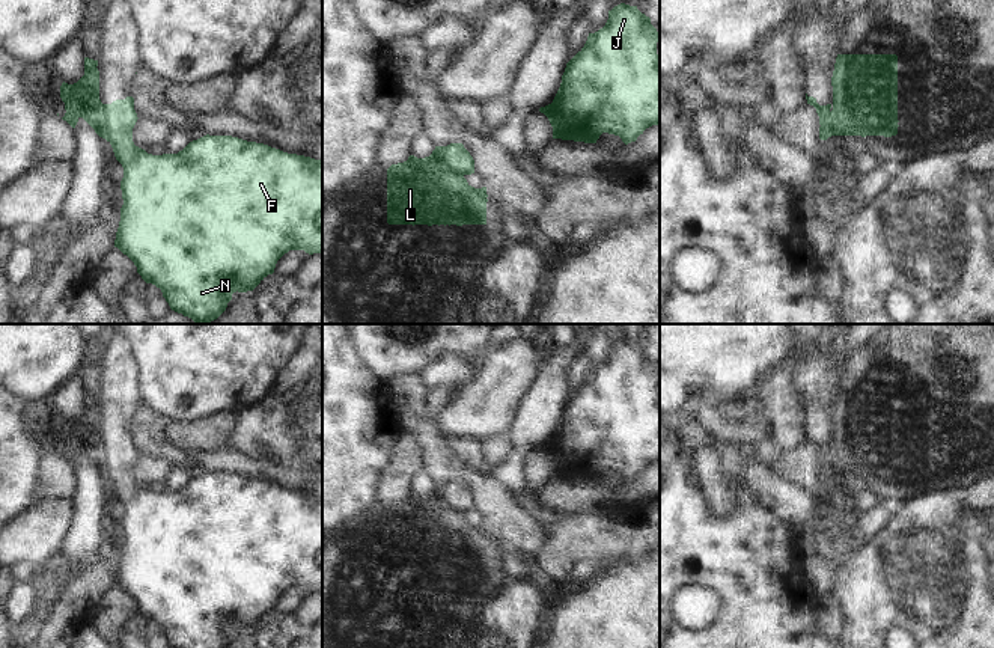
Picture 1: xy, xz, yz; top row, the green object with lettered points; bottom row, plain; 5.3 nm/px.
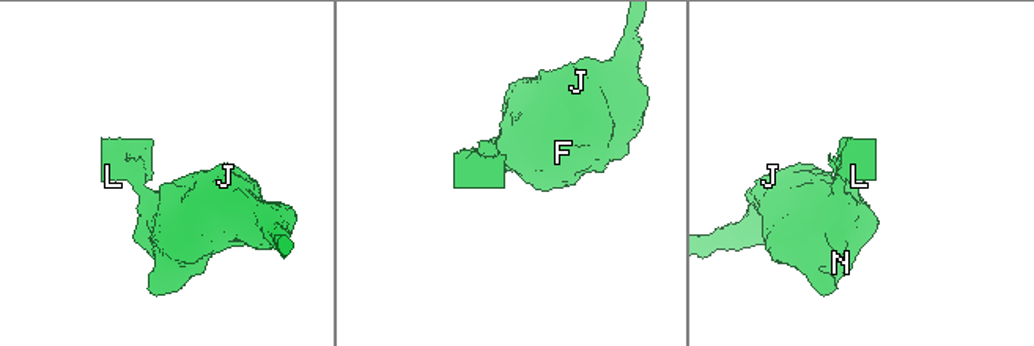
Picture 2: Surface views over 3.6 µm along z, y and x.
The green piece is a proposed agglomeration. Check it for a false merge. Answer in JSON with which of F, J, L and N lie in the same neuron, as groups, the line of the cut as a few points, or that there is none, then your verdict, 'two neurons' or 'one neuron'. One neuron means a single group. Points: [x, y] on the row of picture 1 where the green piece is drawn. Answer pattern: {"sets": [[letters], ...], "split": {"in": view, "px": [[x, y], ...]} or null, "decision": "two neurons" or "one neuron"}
{"sets": [["F", "J", "N"], ["L"]], "split": {"in": "xz", "px": [[442, 146], [442, 160], [452, 171], [463, 175]]}, "decision": "two neurons"}

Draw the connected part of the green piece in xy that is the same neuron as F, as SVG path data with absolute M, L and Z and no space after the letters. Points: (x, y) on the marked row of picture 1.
M134 98L101 104L105 140L123 167L123 205L114 247L127 255L146 283L161 289L170 309L209 324L227 307L233 292L253 291L289 250L322 253L322 161L288 154L264 143L232 136L203 136L178 154L152 155L133 142L137 122Z

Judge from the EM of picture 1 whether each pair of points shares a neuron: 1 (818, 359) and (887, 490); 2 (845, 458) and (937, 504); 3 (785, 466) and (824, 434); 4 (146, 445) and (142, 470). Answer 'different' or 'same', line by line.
1: different
2: different
3: different
4: different

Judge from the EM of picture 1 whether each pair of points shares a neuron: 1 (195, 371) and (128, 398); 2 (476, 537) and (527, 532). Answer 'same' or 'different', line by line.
1: different
2: different

